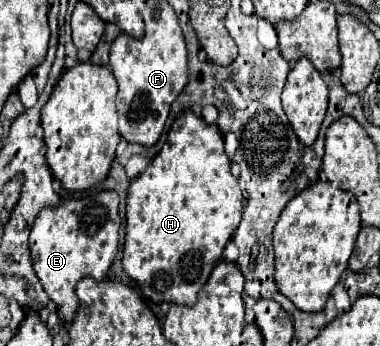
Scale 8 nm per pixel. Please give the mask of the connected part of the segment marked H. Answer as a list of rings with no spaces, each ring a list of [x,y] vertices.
[[[186,110],[180,120],[182,126],[170,128],[166,144],[154,156],[152,164],[130,182],[122,266],[152,302],[192,304],[196,302],[196,294],[208,280],[212,268],[218,264],[226,242],[240,224],[242,192],[238,178],[232,176],[232,164],[224,152],[224,138],[218,126],[206,124],[204,118],[192,110]]]

